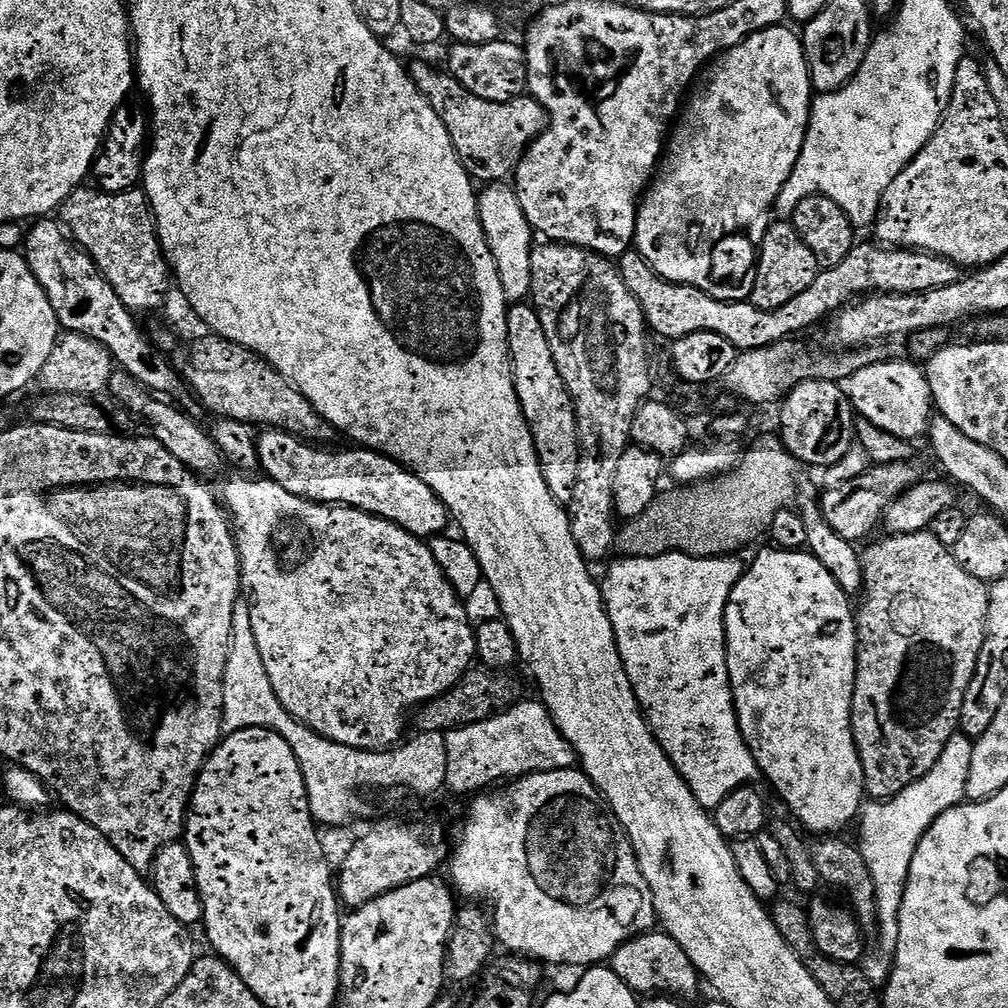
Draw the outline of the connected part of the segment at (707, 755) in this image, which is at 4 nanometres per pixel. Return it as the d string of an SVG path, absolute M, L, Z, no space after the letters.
M671 552L670 554L662 554L661 556L655 556L654 558L634 558L633 556L629 556L627 558L619 559L620 560L614 561L613 564L608 568L608 588L606 584L606 600L610 605L611 611L618 617L618 620L618 615L620 615L621 621L619 620L619 623L621 625L623 625L622 623L624 623L625 626L628 627L628 636L630 639L632 639L632 648L634 651L636 651L636 664L638 667L640 667L640 680L638 676L638 684L642 689L643 701L646 703L647 709L650 712L652 710L653 713L651 712L651 715L654 717L654 720L654 715L656 715L657 721L655 720L655 723L658 725L659 735L662 737L663 743L670 749L672 758L676 761L677 767L680 769L685 779L691 785L692 791L695 792L696 797L699 798L701 804L703 804L705 808L709 810L715 810L715 808L718 806L720 808L721 805L723 805L725 801L733 795L733 793L739 791L740 789L743 789L745 786L751 785L753 783L751 782L751 780L756 776L756 770L758 774L758 756L754 751L753 745L751 748L751 746L748 745L746 741L744 741L744 732L742 729L740 729L740 716L738 713L736 713L736 696L734 693L732 693L732 672L730 669L728 669L728 603L730 603L731 600L733 603L736 585L739 584L741 577L744 576L746 572L746 564L743 564L743 562L740 561L740 558L701 558L699 556L687 556L686 554L682 554L681 552Z

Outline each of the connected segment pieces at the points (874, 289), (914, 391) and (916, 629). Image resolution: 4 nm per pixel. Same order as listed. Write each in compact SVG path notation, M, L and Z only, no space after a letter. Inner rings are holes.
M856 246L841 264L833 264L821 271L814 286L810 286L806 294L794 298L782 308L774 309L759 303L752 304L748 300L720 300L715 294L689 284L675 284L672 280L665 280L636 250L629 250L619 257L618 267L631 292L640 299L653 333L661 332L664 336L679 338L695 332L713 332L722 334L722 338L730 338L730 342L742 350L755 350L785 343L792 338L788 336L796 336L799 332L814 327L827 316L835 317L857 298L869 294L922 294L930 290L942 290L942 286L954 286L954 282L962 279L960 265L941 256L934 256L931 252L879 247Z
M889 358L882 364L866 366L854 377L854 400L863 419L898 438L915 441L916 436L922 435L923 432L925 435L933 423L934 401L925 369L919 363L911 363Z
M925 530L922 532L905 532L903 534L892 534L887 537L889 540L884 540L881 544L876 544L872 549L869 550L868 556L866 552L866 573L864 576L865 582L868 582L868 597L864 600L864 609L859 609L858 612L858 636L862 641L862 651L858 656L858 668L859 672L856 678L856 697L853 700L853 711L854 711L854 726L856 733L856 743L865 753L872 752L872 764L870 760L870 767L866 772L866 780L870 785L870 792L876 798L884 798L898 795L902 790L906 790L906 786L910 786L914 782L918 782L922 778L926 778L926 774L930 774L930 770L934 770L934 766L938 762L938 758L942 758L942 750L946 750L946 742L950 742L952 736L957 735L960 732L960 719L962 718L962 710L964 709L964 703L966 702L966 696L972 685L972 679L976 676L976 667L980 661L980 655L984 649L984 640L988 636L988 615L990 614L991 598L989 596L990 588L987 583L978 578L974 578L974 574L967 572L964 567L956 560L955 551L949 545L944 544L938 539L935 532L931 530Z

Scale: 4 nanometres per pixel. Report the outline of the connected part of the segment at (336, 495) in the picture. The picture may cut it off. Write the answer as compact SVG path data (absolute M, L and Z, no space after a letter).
M268 430L259 441L259 463L271 480L319 504L357 508L399 524L418 537L435 537L448 524L450 508L423 476L404 467L391 456L351 446L345 452L327 452L327 447L313 446L303 439L279 430Z

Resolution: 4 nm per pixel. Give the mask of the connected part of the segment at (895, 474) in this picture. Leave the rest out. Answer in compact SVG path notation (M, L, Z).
M904 461L872 466L856 480L841 484L838 488L829 487L822 496L824 516L828 524L846 540L860 542L866 539L879 524L881 527L891 505L904 492L921 483L922 476L914 465L915 463Z

